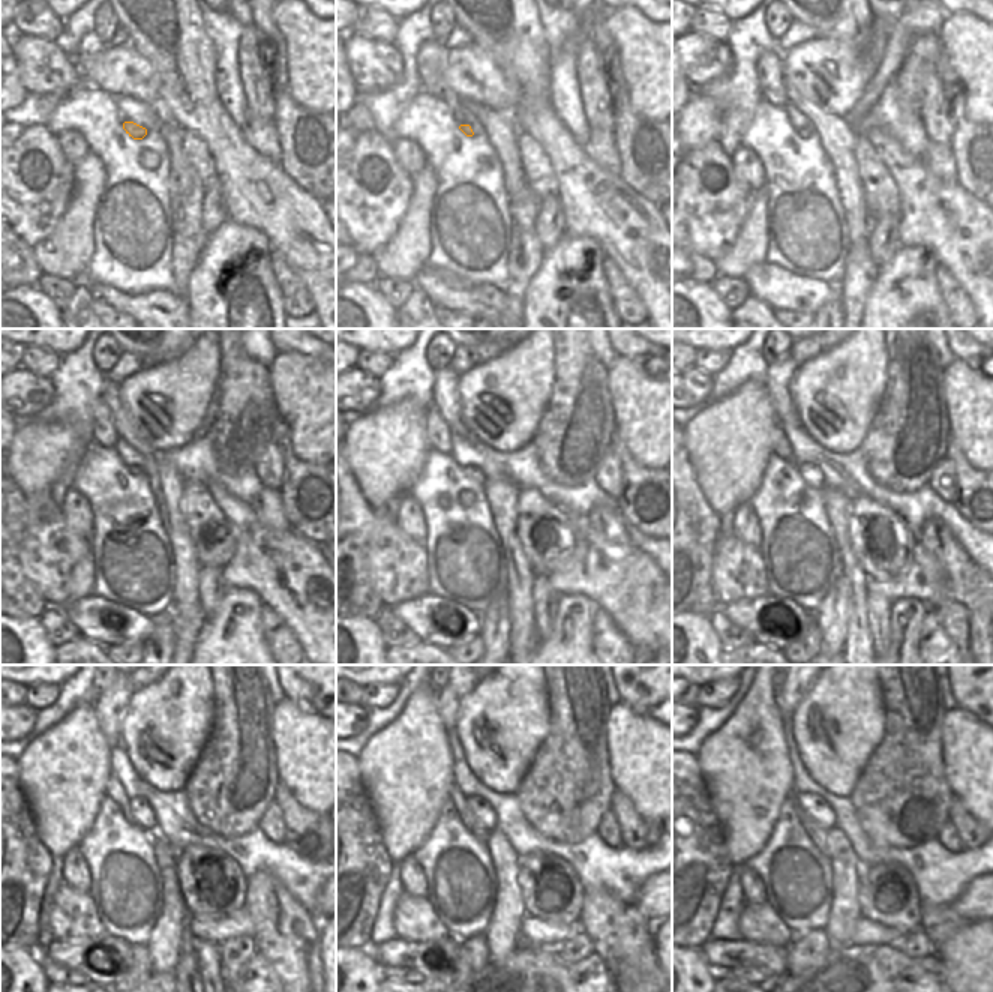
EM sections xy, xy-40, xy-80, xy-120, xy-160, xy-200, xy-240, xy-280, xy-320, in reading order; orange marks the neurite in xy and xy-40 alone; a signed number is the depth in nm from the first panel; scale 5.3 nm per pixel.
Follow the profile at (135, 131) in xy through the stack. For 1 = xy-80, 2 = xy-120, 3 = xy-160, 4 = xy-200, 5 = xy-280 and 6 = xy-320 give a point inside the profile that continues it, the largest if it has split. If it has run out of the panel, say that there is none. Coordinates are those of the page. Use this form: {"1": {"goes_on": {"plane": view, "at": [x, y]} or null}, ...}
{"1": {"goes_on": {"plane": "xy-80", "at": [801, 132]}}, "2": {"goes_on": {"plane": "xy-120", "at": [134, 470]}}, "3": {"goes_on": {"plane": "xy-160", "at": [474, 473]}}, "4": {"goes_on": {"plane": "xy-200", "at": [810, 473]}}, "5": {"goes_on": {"plane": "xy-280", "at": [485, 815]}}, "6": {"goes_on": {"plane": "xy-320", "at": [813, 805]}}}

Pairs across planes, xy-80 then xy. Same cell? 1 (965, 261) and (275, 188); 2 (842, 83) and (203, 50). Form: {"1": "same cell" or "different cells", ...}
{"1": "same cell", "2": "different cells"}

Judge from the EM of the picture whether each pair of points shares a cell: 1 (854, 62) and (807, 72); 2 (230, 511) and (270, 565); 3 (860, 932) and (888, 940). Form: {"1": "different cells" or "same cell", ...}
{"1": "same cell", "2": "same cell", "3": "same cell"}

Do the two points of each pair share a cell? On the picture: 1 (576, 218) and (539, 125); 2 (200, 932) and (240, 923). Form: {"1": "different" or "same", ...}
{"1": "same", "2": "same"}

